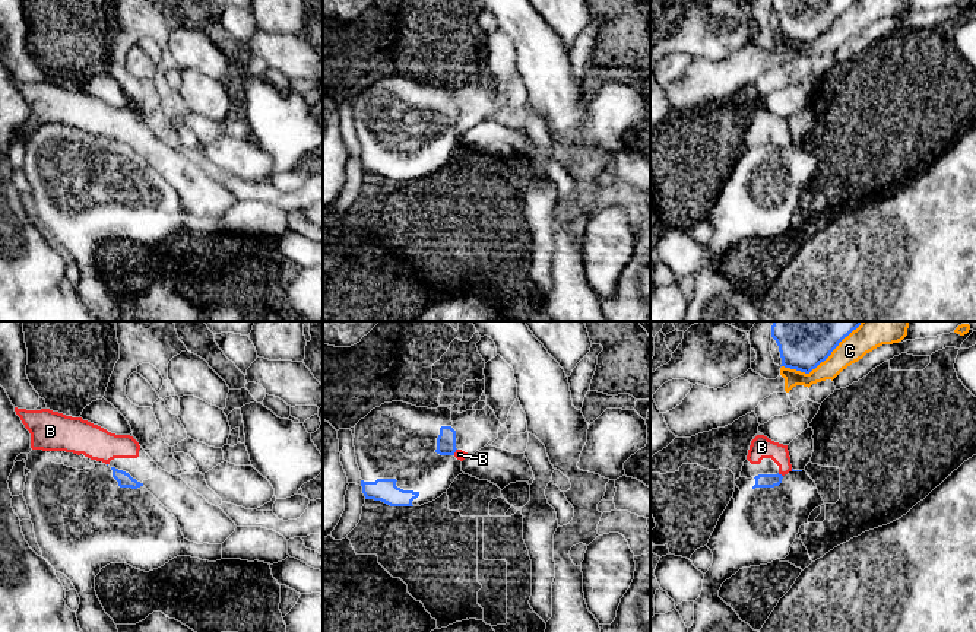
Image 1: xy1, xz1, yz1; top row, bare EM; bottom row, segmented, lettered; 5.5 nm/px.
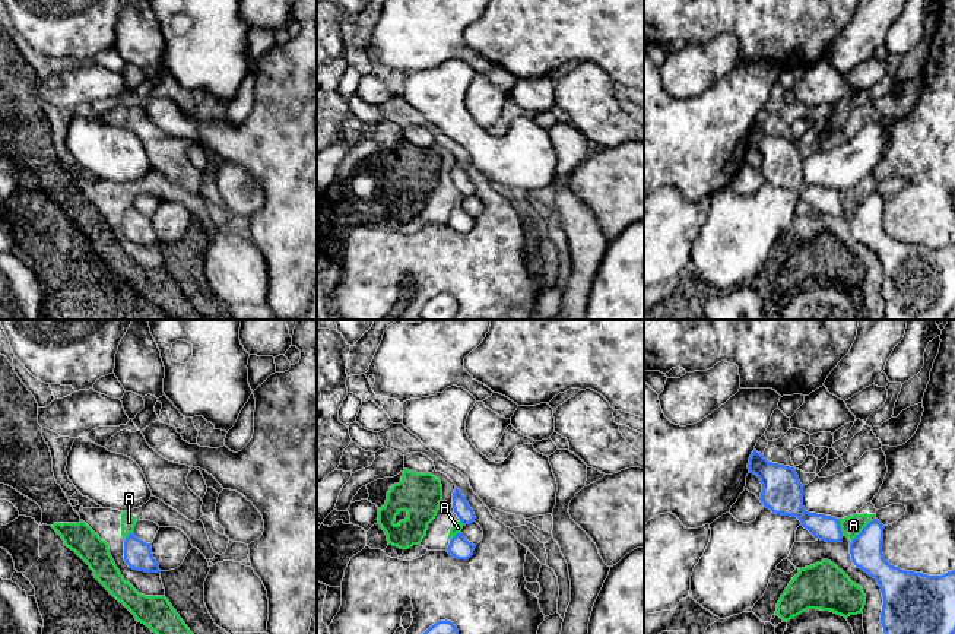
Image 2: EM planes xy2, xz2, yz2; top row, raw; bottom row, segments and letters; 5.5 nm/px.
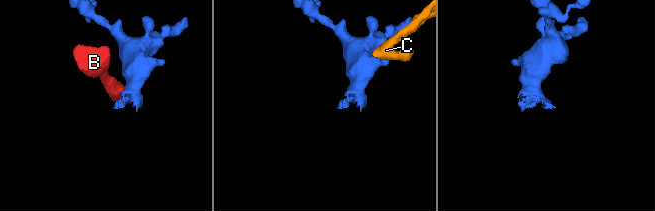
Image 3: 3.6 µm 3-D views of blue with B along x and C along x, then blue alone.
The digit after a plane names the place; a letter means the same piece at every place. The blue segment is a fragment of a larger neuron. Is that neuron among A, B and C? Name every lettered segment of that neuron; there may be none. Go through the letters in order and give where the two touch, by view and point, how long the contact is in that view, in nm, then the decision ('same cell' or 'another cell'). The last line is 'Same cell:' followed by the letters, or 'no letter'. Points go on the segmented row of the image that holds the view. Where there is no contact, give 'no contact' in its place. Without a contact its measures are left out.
A: meets blue in yz2 at (862, 531); contact 170 nm long; another cell
B: meets blue in yz1 at (780, 475); contact 40 nm long; another cell
C: meets blue in yz1 at (823, 361); contact 500 nm long; another cell
Same cell: no letter

